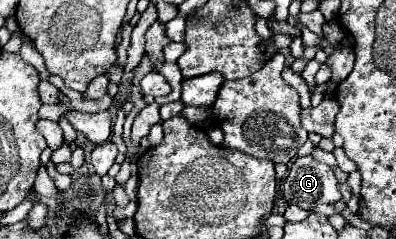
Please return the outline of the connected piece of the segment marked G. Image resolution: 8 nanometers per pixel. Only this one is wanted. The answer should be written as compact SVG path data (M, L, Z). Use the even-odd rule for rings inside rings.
M311 155L297 157L281 181L281 195L289 205L311 209L319 203L337 203L341 193L333 169L315 161Z

